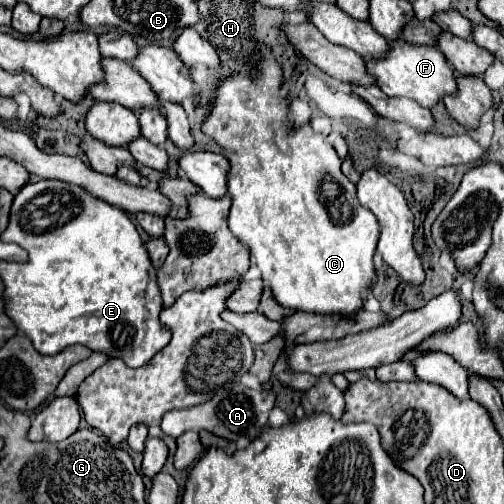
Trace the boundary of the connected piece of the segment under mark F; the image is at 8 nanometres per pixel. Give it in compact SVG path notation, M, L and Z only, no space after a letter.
M402 39L390 43L390 53L382 61L368 61L368 71L376 77L378 87L388 97L408 97L416 101L418 105L424 105L432 109L444 95L456 95L456 77L454 69L448 65L446 57L436 47L424 47L424 45L408 45Z

